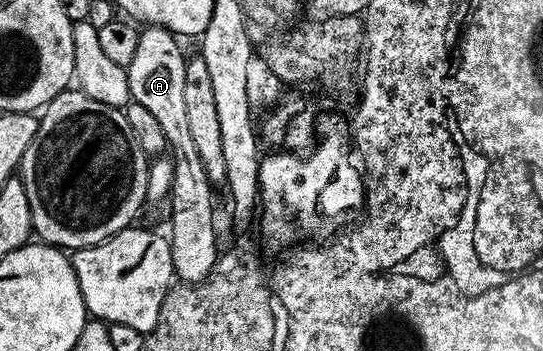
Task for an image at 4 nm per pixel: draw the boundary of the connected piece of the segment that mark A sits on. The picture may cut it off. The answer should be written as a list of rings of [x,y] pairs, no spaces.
[[[147,26],[139,32],[136,53],[127,67],[130,96],[133,102],[151,111],[163,130],[170,158],[173,161],[173,177],[170,186],[169,202],[174,202],[174,212],[170,215],[170,231],[168,238],[172,249],[174,274],[183,284],[201,283],[207,279],[218,264],[220,246],[218,235],[214,232],[214,191],[208,173],[204,173],[204,161],[196,150],[196,143],[189,132],[189,120],[185,110],[184,73],[186,72],[186,57],[178,45],[179,40],[173,32],[165,27]]]

